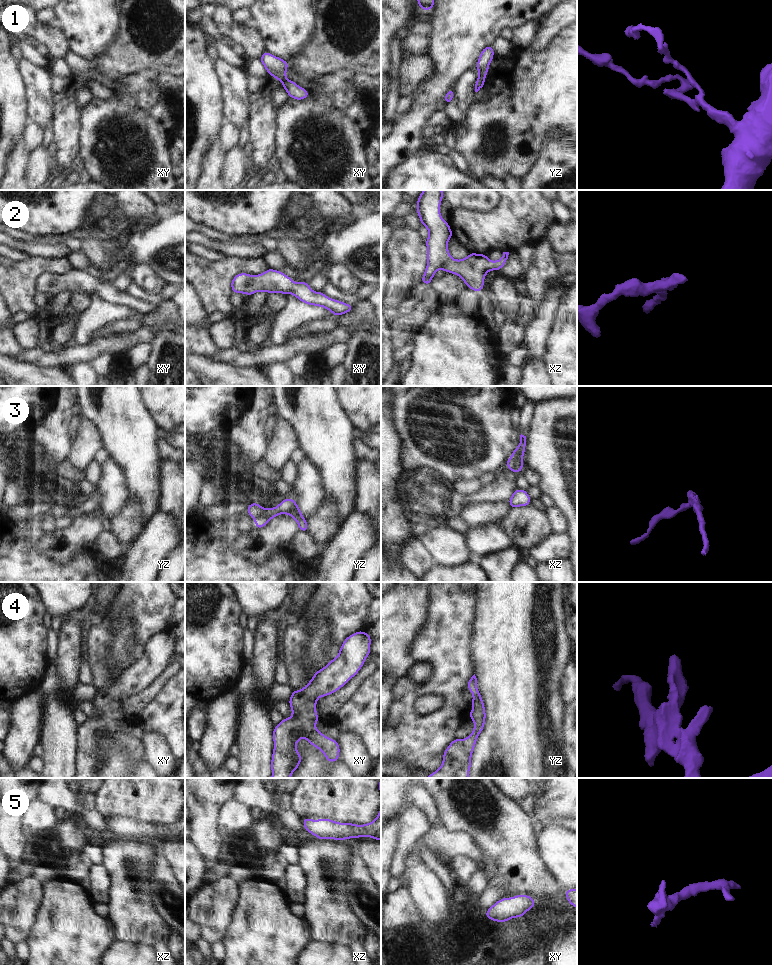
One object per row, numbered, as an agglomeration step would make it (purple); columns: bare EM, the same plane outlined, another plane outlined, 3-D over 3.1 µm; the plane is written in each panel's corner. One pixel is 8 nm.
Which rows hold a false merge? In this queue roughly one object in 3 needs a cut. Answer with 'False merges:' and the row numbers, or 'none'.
False merges: 3.

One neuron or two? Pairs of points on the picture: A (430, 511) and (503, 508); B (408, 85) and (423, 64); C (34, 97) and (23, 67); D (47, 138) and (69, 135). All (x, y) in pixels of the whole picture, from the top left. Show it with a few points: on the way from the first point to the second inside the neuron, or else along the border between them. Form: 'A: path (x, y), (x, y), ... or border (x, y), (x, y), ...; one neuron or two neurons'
A: border (485, 502), (466, 505), (459, 515); two neurons
B: path (409, 80), (418, 69); one neuron
C: path (34, 90), (34, 78), (30, 74); one neuron
D: border (51, 120), (53, 140); two neurons

